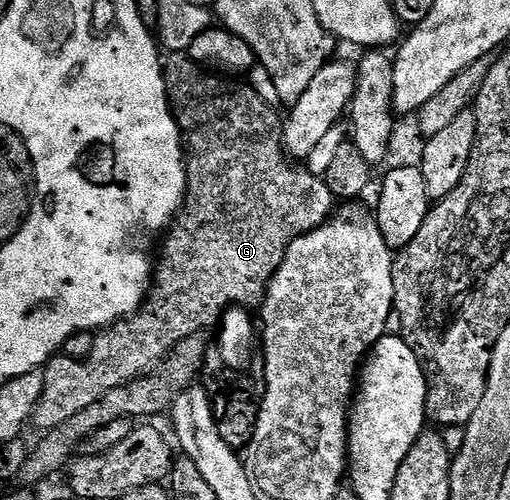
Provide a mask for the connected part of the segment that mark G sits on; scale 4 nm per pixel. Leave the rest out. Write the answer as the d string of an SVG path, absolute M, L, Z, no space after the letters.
M185 52L172 53L168 58L171 59L166 59L163 62L163 79L167 85L167 99L171 101L171 111L175 113L175 119L183 136L183 148L187 164L187 195L183 201L183 208L176 214L175 221L171 223L165 237L162 239L161 250L163 246L163 255L160 258L158 255L157 265L153 270L153 285L146 302L139 307L139 311L136 314L119 319L112 326L98 331L95 334L93 348L87 358L80 360L66 356L56 356L46 366L42 367L43 392L33 415L33 426L36 426L39 432L57 428L57 424L65 424L65 420L77 416L84 408L89 408L89 404L94 404L96 400L101 400L101 396L105 396L105 392L113 392L113 388L121 388L121 384L129 384L141 376L150 374L166 359L171 351L177 348L177 344L181 344L181 340L210 331L210 326L211 329L218 327L223 320L223 315L228 310L232 308L262 307L263 300L267 297L269 284L273 280L277 268L281 268L289 244L293 244L295 238L313 232L316 228L322 226L328 218L332 217L333 211L336 209L337 200L329 192L326 181L320 175L309 172L302 165L293 164L287 151L284 150L283 122L281 118L275 115L277 113L276 107L265 104L265 100L261 100L261 96L257 96L257 92L246 81L232 80L230 77L220 76L212 71L205 70L202 66L198 66Z

